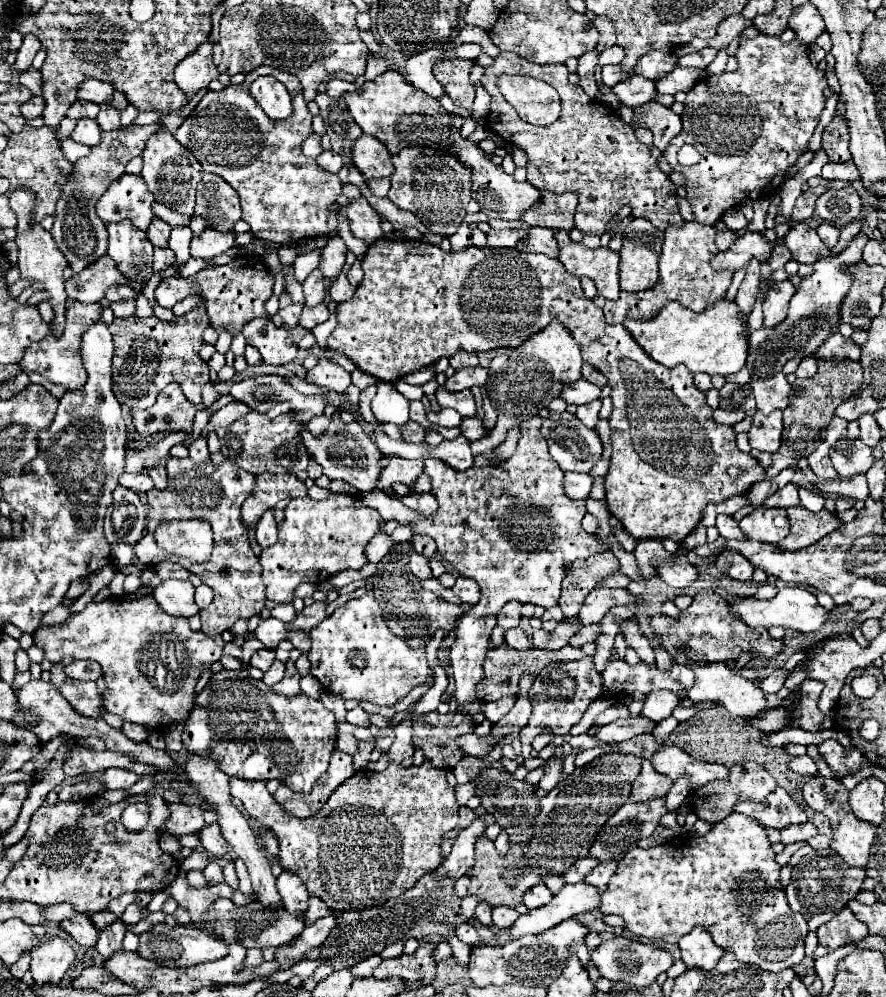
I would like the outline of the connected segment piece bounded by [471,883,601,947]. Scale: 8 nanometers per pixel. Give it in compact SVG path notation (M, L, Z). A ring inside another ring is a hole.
M587 883L565 885L565 887L563 887L557 895L553 895L553 899L551 899L547 905L543 905L541 909L533 909L533 911L525 913L525 915L519 915L519 919L517 919L507 931L503 931L503 933L497 935L495 943L485 943L483 939L479 939L479 941L473 943L471 947L483 947L483 945L503 947L505 943L515 941L515 939L521 939L523 935L537 935L537 933L543 933L543 931L547 931L547 929L551 929L551 927L563 923L565 919L569 919L569 917L573 917L573 915L579 915L579 913L583 913L583 911L593 911L593 909L597 909L597 907L599 907L599 897L601 897L601 895L597 893L597 889L595 889L593 885L587 885Z

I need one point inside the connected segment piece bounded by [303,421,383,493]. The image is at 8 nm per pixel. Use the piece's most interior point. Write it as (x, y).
(351, 456)

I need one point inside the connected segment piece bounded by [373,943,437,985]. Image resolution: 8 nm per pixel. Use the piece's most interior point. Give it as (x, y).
(409, 967)

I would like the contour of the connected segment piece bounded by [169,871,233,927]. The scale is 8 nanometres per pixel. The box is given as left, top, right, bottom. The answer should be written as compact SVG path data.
M181 871L177 875L177 879L173 881L173 885L169 885L169 893L171 897L187 909L187 913L191 915L193 919L193 925L203 925L199 921L199 917L207 915L207 909L209 905L219 899L219 897L227 897L231 899L233 895L233 889L227 885L227 883L219 883L219 885L213 885L213 887L203 887L203 889L195 889L187 883L187 877L185 877L185 871Z

